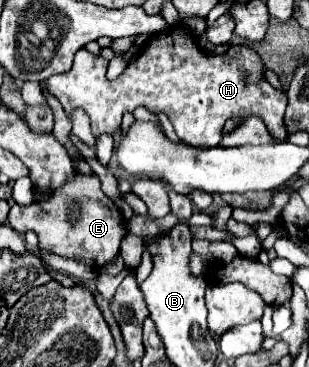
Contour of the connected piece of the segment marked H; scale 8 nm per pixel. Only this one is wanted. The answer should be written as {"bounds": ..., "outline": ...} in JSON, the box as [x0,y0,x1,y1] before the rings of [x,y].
{"bounds":[45,24,287,148],"outline":[[[179,24],[167,32],[151,36],[139,56],[135,56],[125,72],[115,80],[107,80],[107,60],[103,56],[93,56],[81,48],[75,54],[75,62],[69,72],[55,74],[45,82],[49,92],[59,98],[67,114],[75,108],[83,108],[89,114],[95,136],[103,132],[119,132],[123,112],[133,112],[137,106],[145,106],[153,114],[165,112],[175,126],[179,140],[191,146],[209,148],[221,142],[227,118],[245,120],[249,116],[259,116],[275,138],[287,134],[281,122],[287,96],[263,78],[263,70],[259,54],[251,48],[233,46],[221,56],[207,54],[197,48],[191,32]]]}

